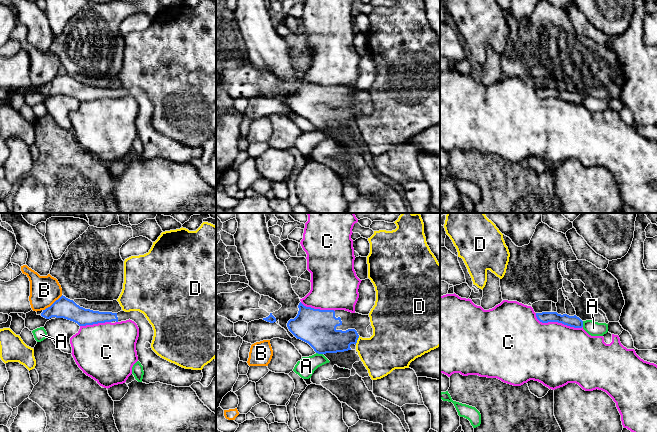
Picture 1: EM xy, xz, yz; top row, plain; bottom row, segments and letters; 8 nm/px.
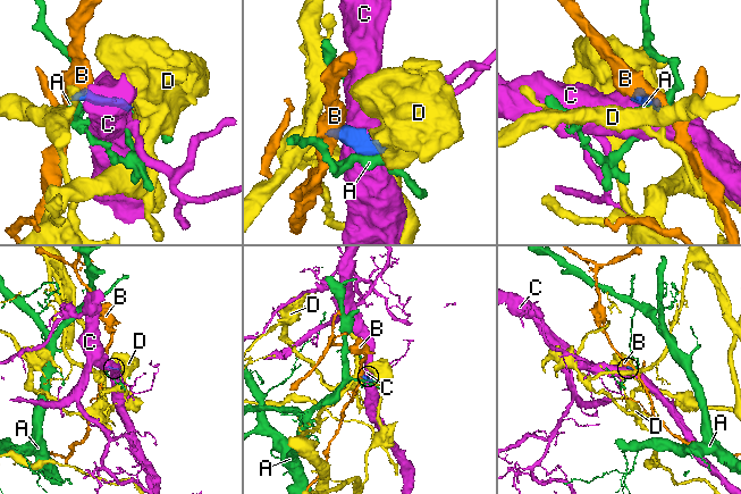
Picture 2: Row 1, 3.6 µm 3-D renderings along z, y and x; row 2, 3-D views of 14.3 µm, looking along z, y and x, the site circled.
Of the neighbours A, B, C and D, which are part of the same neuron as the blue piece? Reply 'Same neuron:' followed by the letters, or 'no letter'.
Same neuron: no letter

